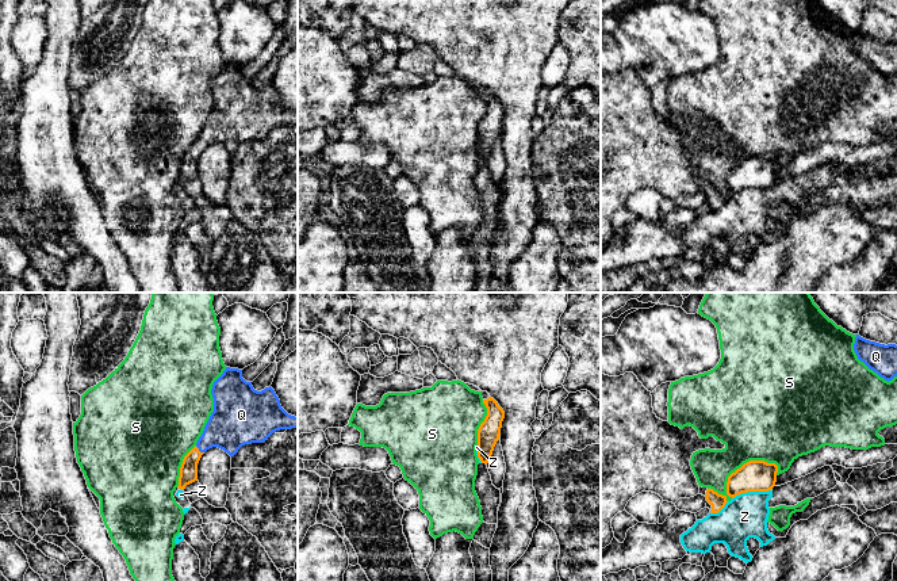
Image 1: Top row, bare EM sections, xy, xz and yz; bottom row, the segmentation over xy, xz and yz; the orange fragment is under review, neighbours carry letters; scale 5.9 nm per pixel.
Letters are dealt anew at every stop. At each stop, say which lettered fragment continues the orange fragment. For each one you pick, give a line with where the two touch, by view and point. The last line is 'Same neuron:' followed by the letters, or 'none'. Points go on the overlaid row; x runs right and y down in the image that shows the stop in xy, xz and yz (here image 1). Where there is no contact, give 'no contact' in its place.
Q: meets orange in xy at (198, 450)
Same neuron: Q

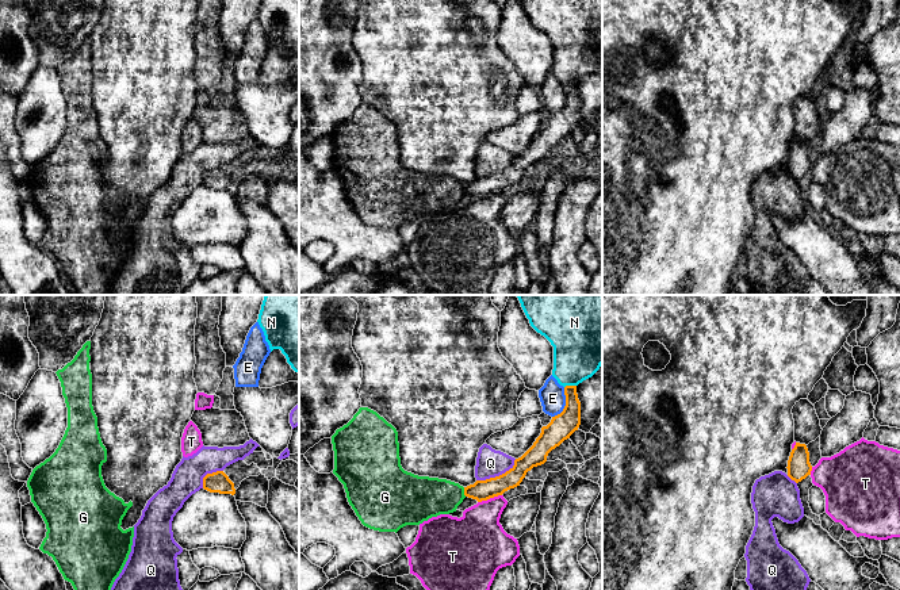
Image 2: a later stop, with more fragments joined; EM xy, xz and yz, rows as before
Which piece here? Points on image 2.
Same neuron: none

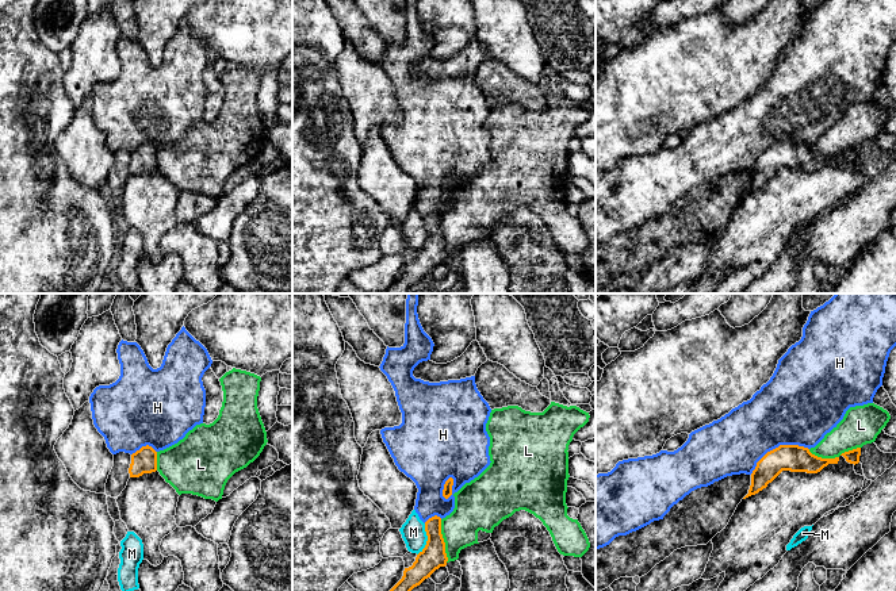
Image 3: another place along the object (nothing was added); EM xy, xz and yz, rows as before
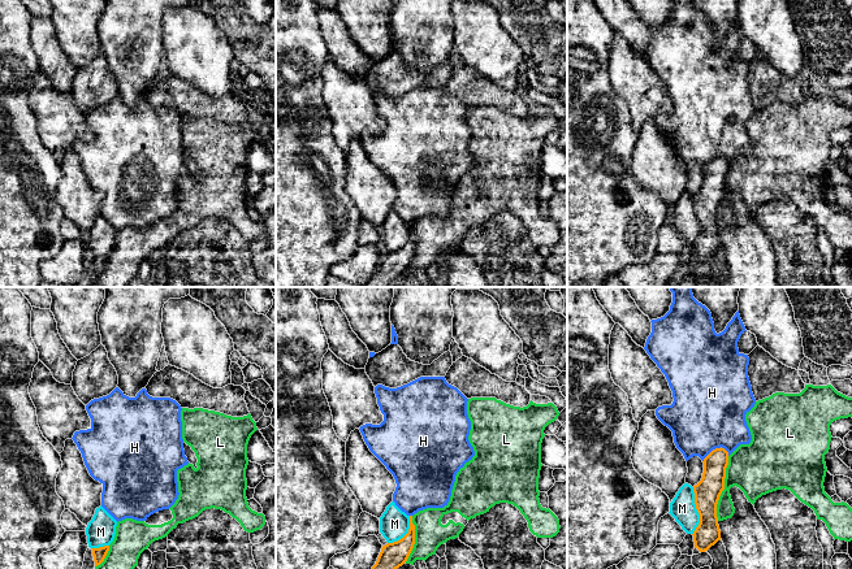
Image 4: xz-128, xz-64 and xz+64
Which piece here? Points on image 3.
Same neuron: none

